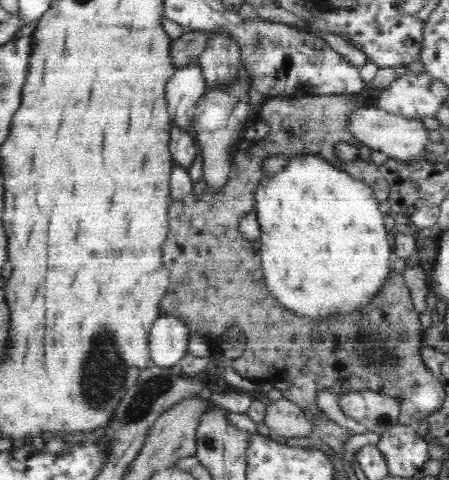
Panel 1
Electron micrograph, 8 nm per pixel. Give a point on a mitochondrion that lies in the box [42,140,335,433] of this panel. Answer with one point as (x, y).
(103, 370)

